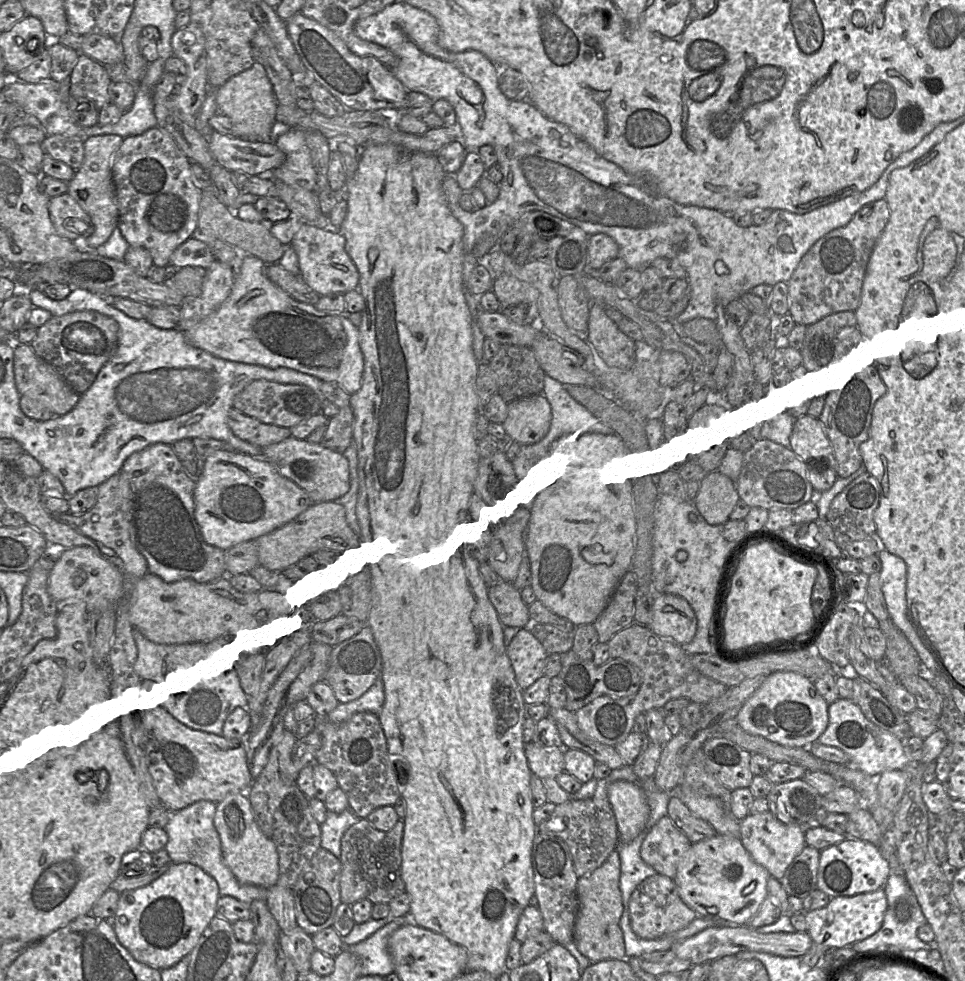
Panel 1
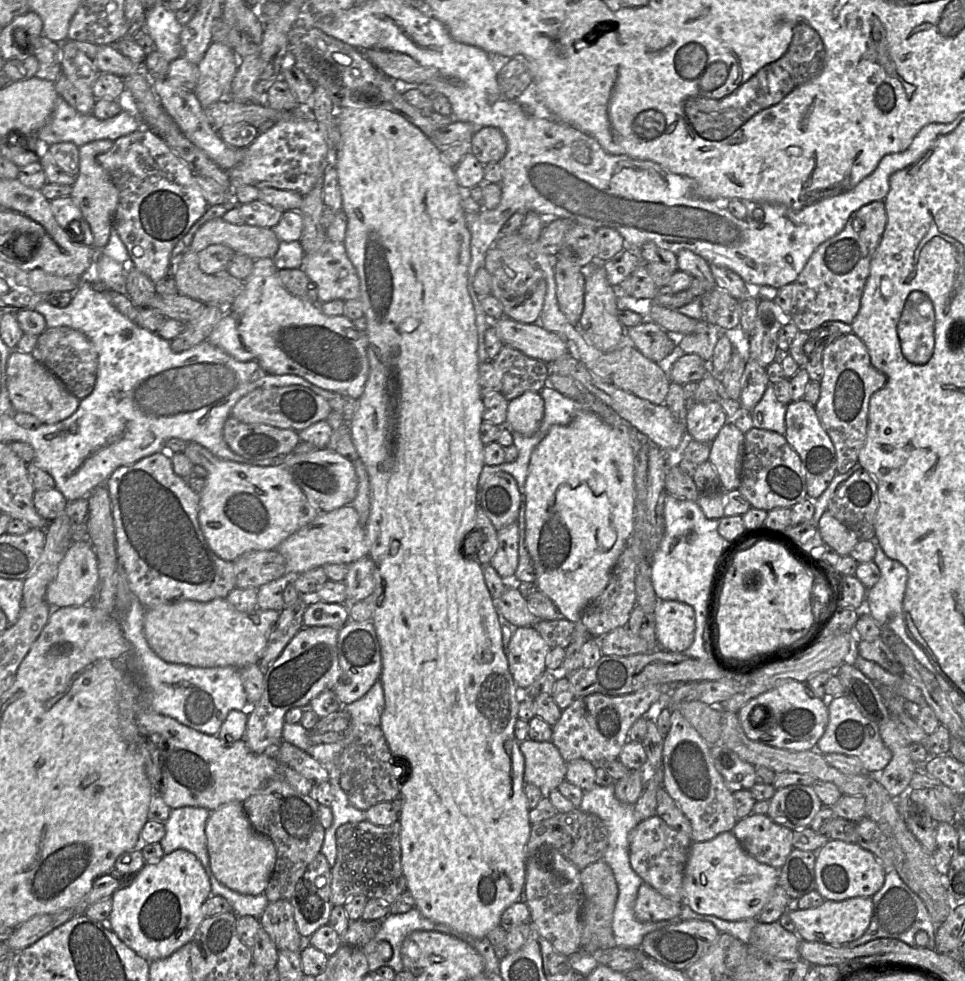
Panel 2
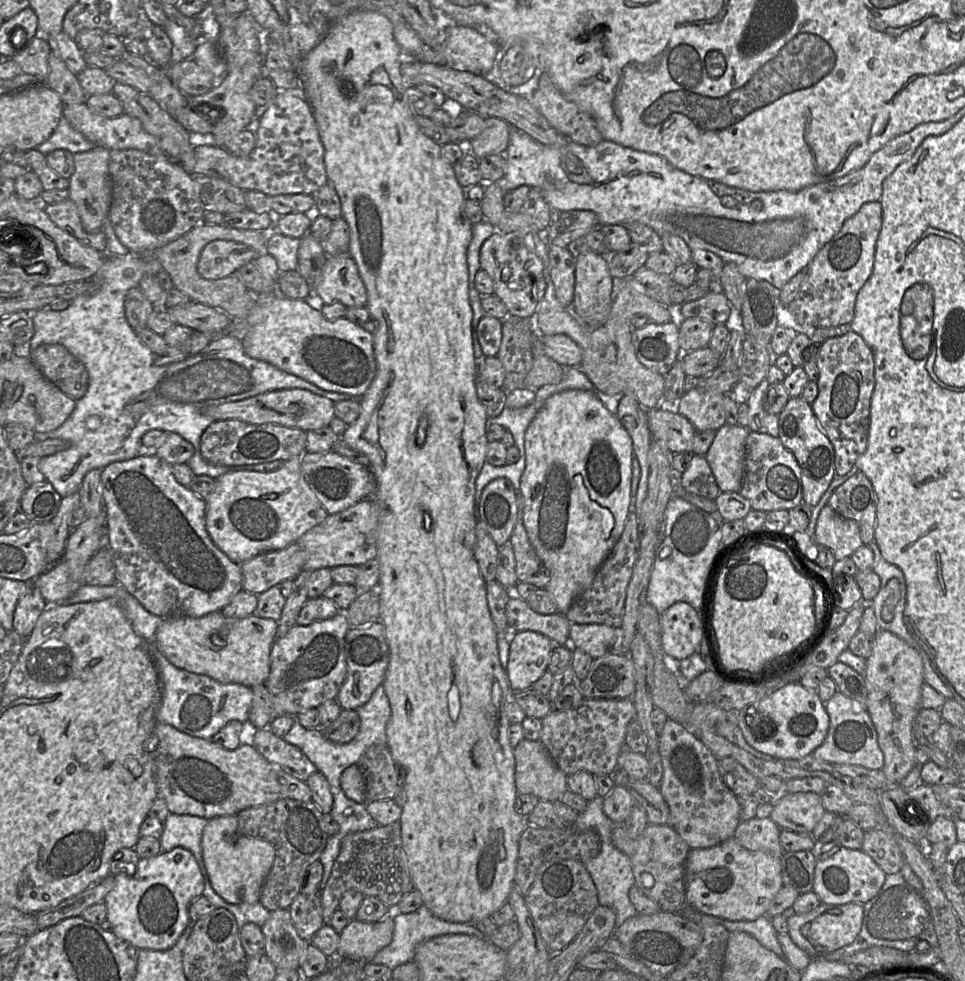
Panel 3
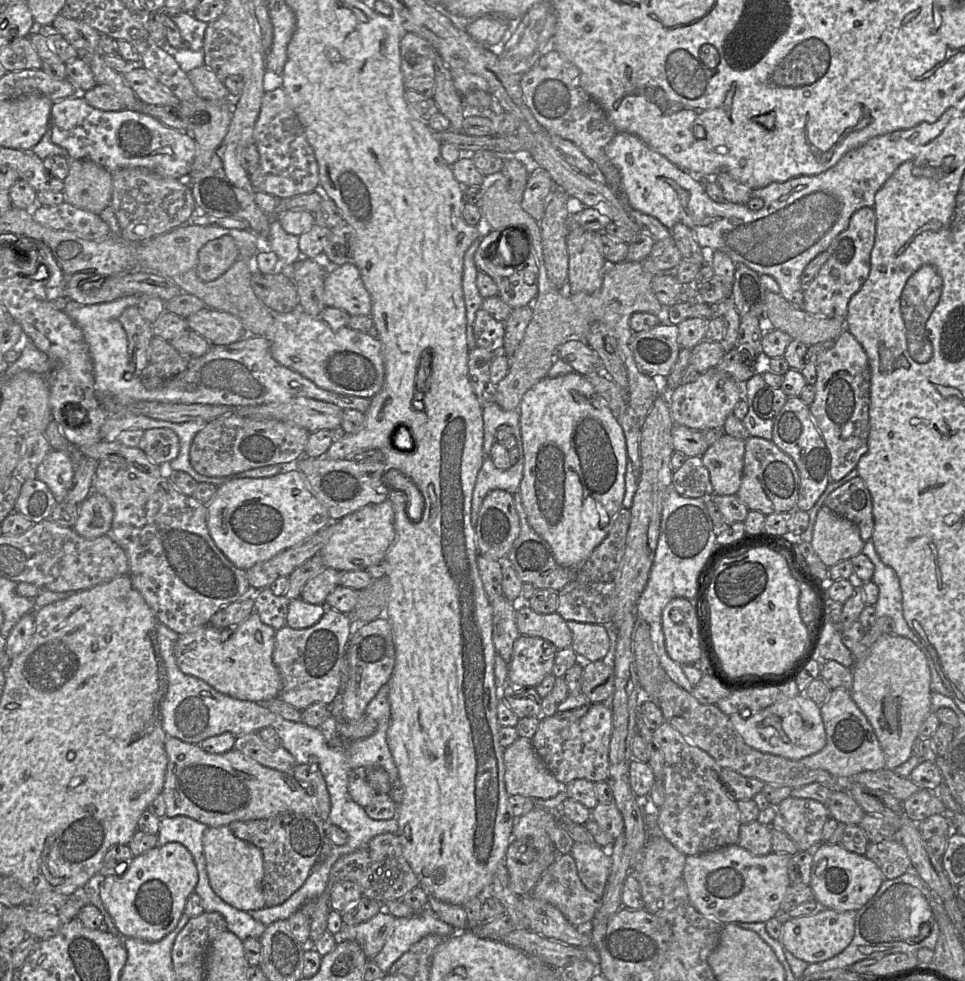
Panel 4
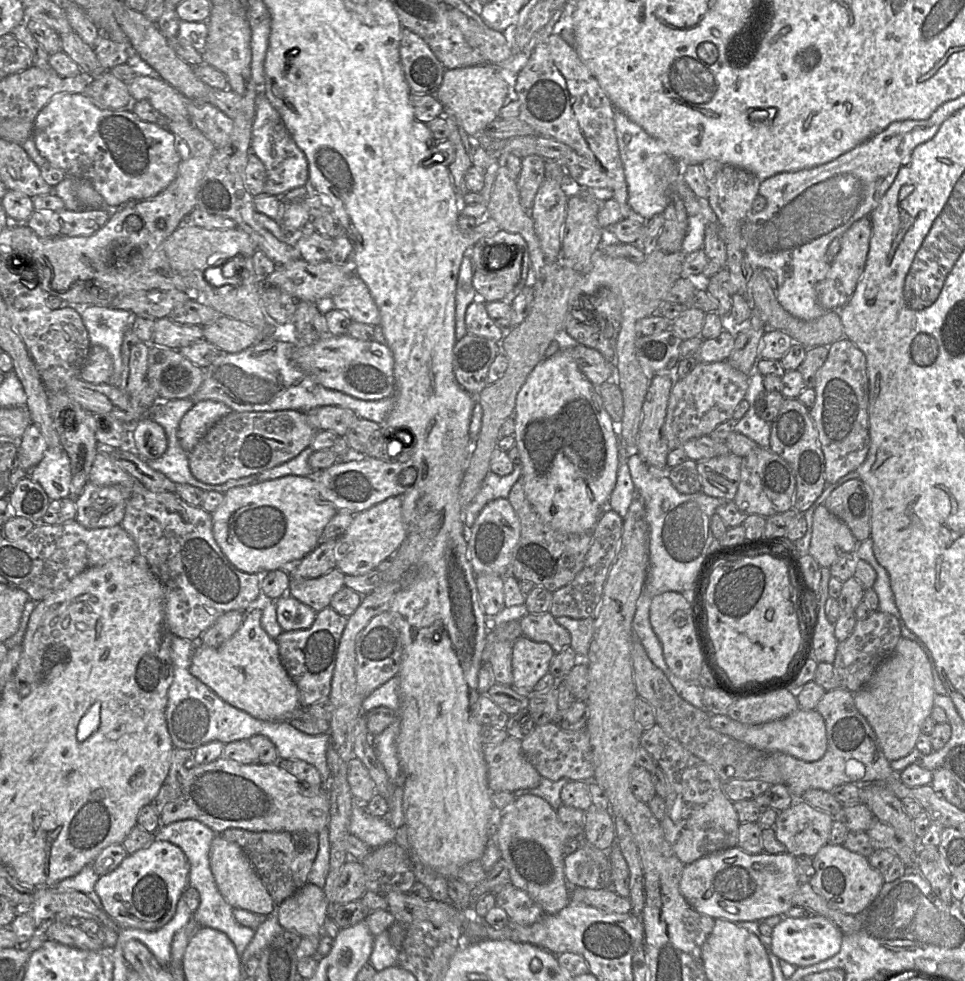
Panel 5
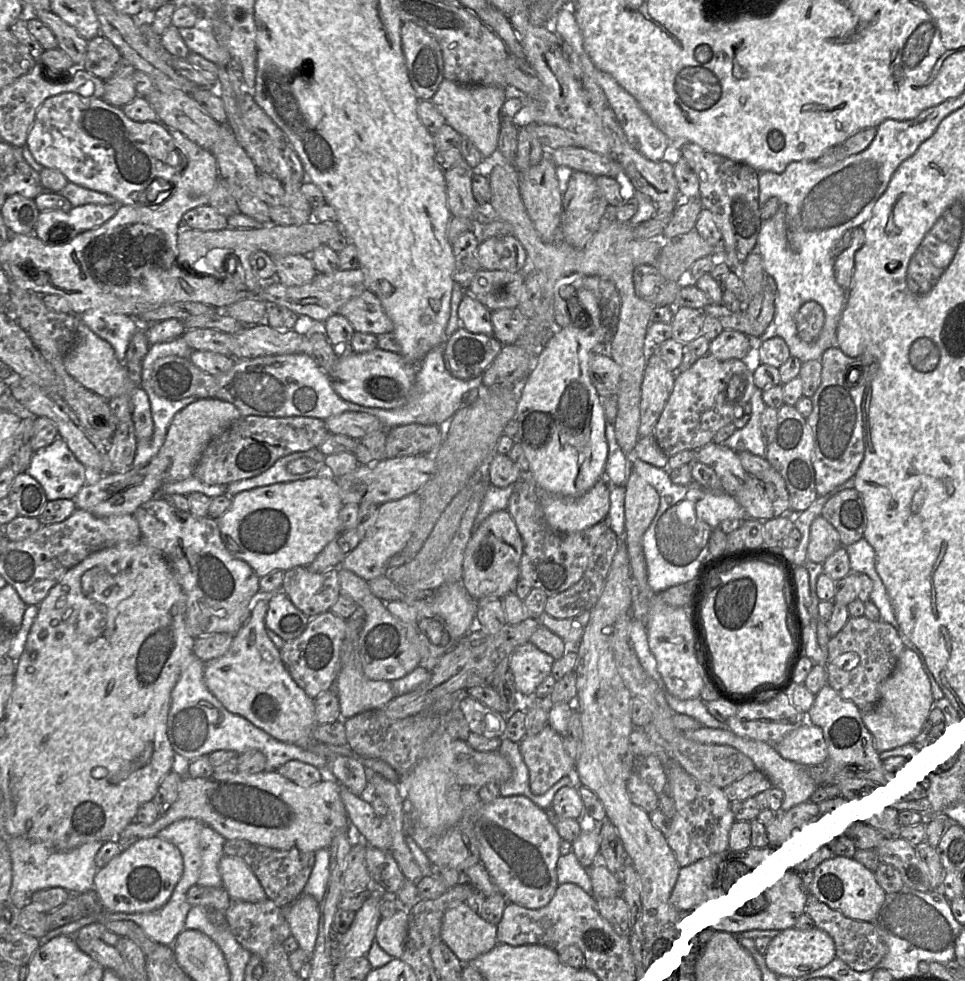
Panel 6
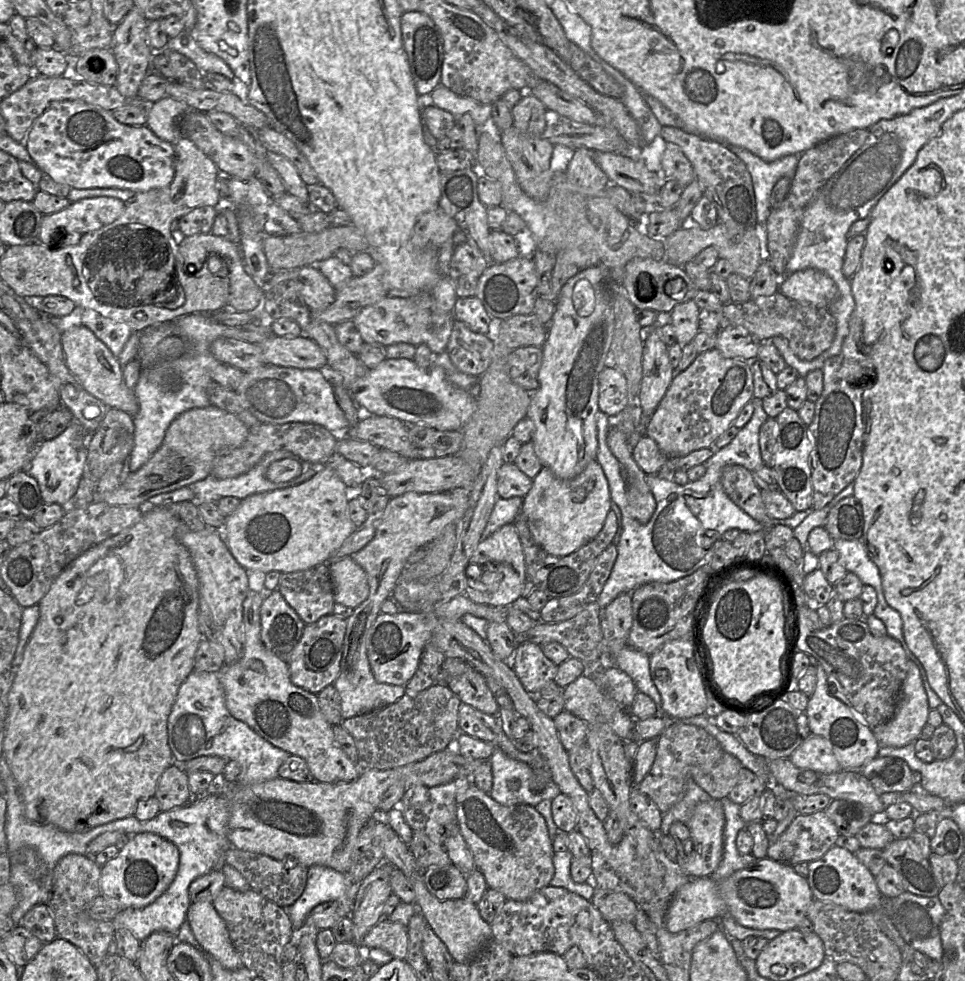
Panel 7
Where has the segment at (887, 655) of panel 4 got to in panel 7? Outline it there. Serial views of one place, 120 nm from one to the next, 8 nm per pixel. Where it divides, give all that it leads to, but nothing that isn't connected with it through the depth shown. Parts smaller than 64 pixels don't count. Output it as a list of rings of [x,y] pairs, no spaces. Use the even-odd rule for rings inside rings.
[[[909,659],[909,669],[902,685],[895,713],[874,735],[880,747],[903,747],[919,738],[930,711],[919,668]]]

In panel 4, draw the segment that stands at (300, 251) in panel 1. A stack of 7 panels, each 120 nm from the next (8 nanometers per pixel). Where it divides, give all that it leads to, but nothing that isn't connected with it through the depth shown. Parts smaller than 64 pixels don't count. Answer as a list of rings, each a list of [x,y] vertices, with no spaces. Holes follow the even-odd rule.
[[[349,261],[343,265],[330,265],[324,278],[323,302],[325,307],[341,309],[350,316],[371,316],[372,302],[360,271],[357,266]]]

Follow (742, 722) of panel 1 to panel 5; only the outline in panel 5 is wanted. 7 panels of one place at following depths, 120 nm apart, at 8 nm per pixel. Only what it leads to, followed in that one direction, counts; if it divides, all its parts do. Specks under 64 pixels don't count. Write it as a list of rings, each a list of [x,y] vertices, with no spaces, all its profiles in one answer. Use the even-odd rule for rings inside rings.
[[[800,708],[784,718],[759,725],[743,724],[724,714],[711,714],[709,722],[718,732],[730,735],[751,747],[766,752],[782,752],[805,762],[821,759],[828,746],[825,720],[816,709]]]

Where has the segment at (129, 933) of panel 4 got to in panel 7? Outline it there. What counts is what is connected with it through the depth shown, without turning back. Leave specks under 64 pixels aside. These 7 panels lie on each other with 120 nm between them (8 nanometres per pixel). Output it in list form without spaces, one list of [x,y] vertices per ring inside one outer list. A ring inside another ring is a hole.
[[[150,832],[130,835],[118,854],[100,867],[101,894],[117,902],[121,909],[142,908],[160,897],[173,882],[179,866],[175,844]]]

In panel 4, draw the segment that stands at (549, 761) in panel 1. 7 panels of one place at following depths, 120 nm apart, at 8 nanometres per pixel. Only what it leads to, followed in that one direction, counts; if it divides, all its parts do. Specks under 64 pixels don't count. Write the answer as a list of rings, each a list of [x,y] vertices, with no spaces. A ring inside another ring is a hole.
[[[518,737],[504,749],[504,781],[509,795],[523,795],[537,800],[556,796],[566,789],[547,769],[535,751],[531,739]]]

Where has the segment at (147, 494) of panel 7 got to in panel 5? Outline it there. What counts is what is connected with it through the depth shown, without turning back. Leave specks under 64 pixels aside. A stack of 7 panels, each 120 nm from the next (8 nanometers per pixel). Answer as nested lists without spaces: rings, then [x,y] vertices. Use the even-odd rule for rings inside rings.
[[[195,402],[179,423],[177,438],[183,450],[190,453],[207,431],[231,411],[231,408],[222,402]],[[89,481],[75,498],[75,520],[88,529],[119,525],[128,498],[129,491],[122,486],[98,486]]]

